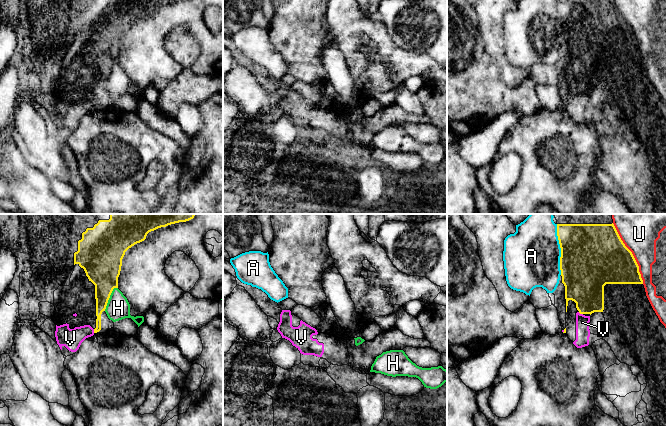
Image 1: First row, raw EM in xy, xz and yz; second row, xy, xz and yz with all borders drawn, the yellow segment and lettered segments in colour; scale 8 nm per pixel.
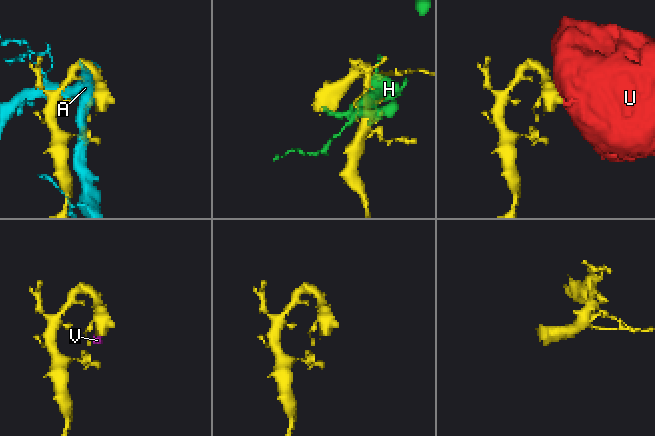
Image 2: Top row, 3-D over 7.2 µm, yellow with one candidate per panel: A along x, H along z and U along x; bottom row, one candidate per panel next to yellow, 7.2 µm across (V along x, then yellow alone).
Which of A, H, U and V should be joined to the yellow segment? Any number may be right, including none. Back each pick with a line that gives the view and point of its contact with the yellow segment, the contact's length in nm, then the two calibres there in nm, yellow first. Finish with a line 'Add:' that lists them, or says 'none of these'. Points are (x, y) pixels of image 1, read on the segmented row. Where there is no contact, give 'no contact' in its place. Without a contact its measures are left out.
V: meets yellow in yz at (580, 313); contact 40 nm long; 320 nm thick on the yellow side, 110 nm on the other
Add: V

